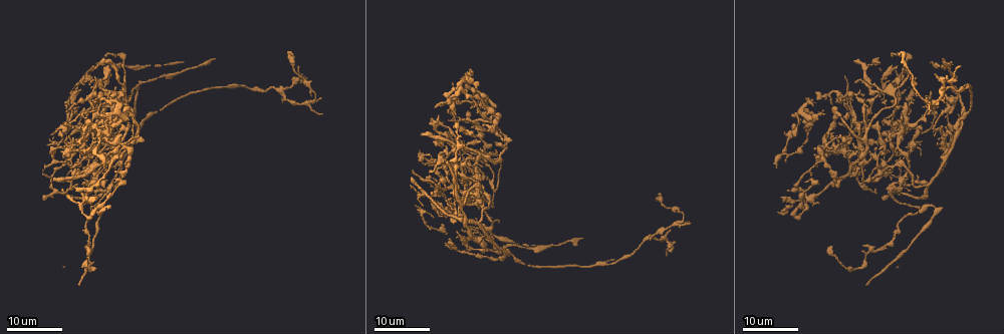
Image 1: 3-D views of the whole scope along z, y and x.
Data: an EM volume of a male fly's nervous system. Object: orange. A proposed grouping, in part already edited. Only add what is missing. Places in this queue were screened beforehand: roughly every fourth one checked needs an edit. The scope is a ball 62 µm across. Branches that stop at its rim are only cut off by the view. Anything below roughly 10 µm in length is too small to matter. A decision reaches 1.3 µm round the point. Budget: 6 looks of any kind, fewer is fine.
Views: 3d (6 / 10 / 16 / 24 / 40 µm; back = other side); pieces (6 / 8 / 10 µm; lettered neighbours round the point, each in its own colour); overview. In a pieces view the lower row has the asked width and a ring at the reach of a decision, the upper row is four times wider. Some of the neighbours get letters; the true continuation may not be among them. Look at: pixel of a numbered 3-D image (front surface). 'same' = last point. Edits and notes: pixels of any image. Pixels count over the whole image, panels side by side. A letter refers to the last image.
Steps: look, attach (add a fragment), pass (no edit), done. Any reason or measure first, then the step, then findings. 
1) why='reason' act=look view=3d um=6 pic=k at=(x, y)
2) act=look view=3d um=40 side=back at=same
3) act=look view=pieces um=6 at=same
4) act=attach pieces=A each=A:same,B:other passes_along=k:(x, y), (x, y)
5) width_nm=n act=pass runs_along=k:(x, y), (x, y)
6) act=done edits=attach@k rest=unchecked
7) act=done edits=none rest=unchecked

why='thin end' act=look view=3d um=16 pic=1 at=(942, 57)

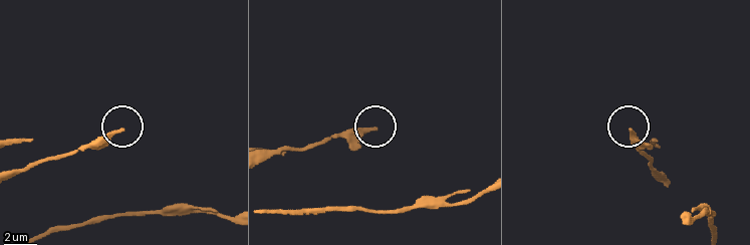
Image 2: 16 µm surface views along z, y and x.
why='what lies round it' act=look view=pieces um=8 pic=2 at=(373, 127)

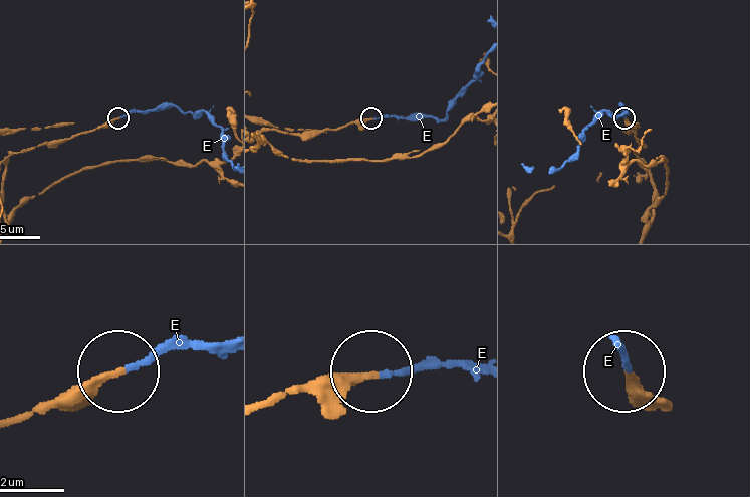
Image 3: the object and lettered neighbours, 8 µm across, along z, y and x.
width_nm=200 act=attach pieces=E each=E:same passes_along=3:(98, 128), (175, 106), (205, 112), (222, 139) found='the cell continues'

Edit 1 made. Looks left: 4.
act=look view=overview

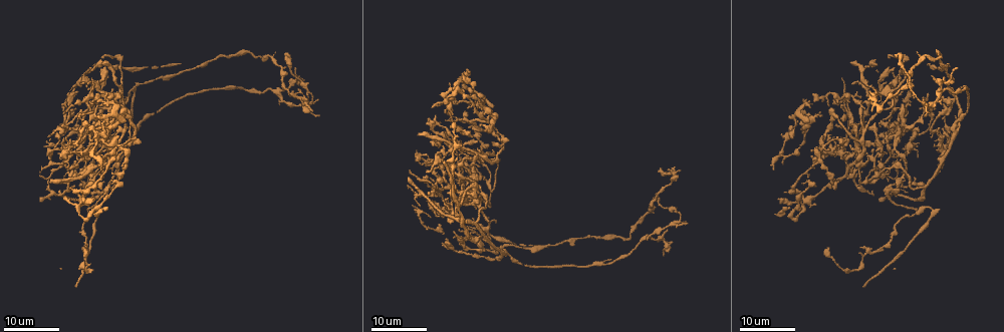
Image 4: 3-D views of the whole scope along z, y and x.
why='an open end' act=look view=3d um=24 pic=4 at=(890, 103)

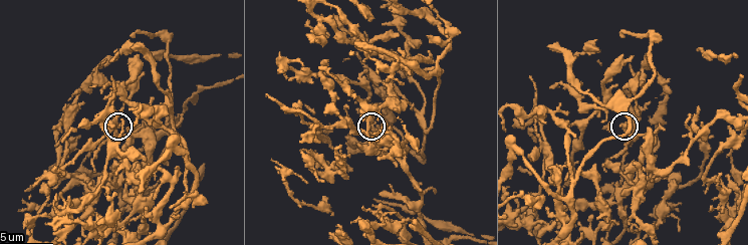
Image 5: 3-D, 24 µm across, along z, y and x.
why='closer look' act=look view=3d um=6 pic=5 at=(620, 126)

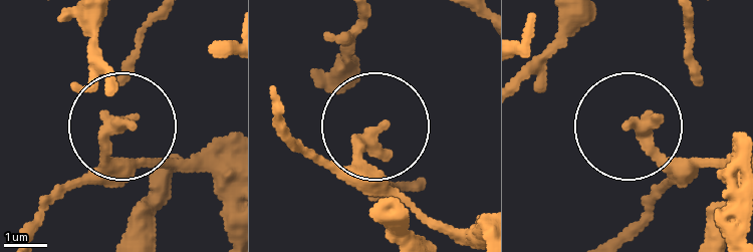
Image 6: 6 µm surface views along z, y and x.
act=look view=pieces um=8 pic=6 at=(129, 125)

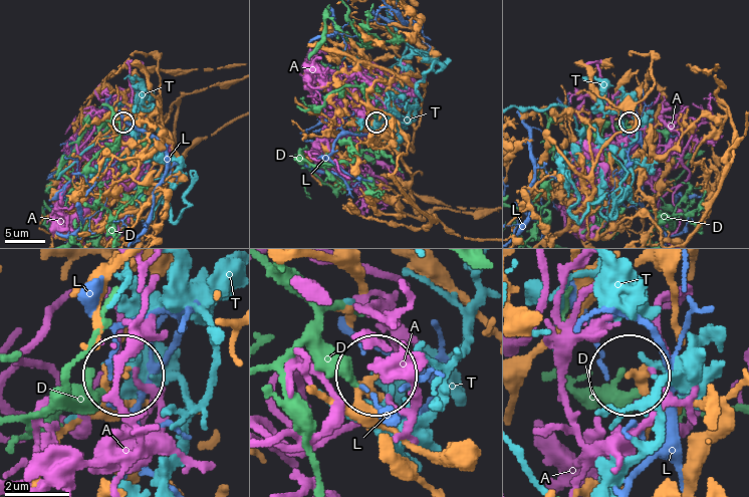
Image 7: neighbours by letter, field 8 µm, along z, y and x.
act=pass each=A:other,D:other,L:other,T:other runs_along=7:(452, 464), (414, 448), (373, 408), (365, 394), (373, 378) found='none of them fits'

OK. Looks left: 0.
act=done edits=attach@3 rest=unchecked

